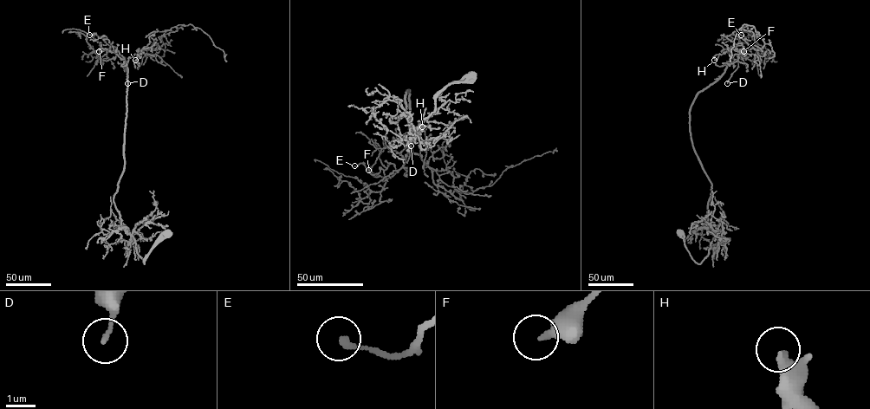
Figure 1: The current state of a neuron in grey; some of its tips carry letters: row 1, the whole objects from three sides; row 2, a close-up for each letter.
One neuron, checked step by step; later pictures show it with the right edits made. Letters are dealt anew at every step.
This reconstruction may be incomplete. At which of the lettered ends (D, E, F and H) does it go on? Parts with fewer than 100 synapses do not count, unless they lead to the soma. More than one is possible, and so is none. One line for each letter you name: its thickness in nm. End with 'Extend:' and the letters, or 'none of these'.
Extend: none of these

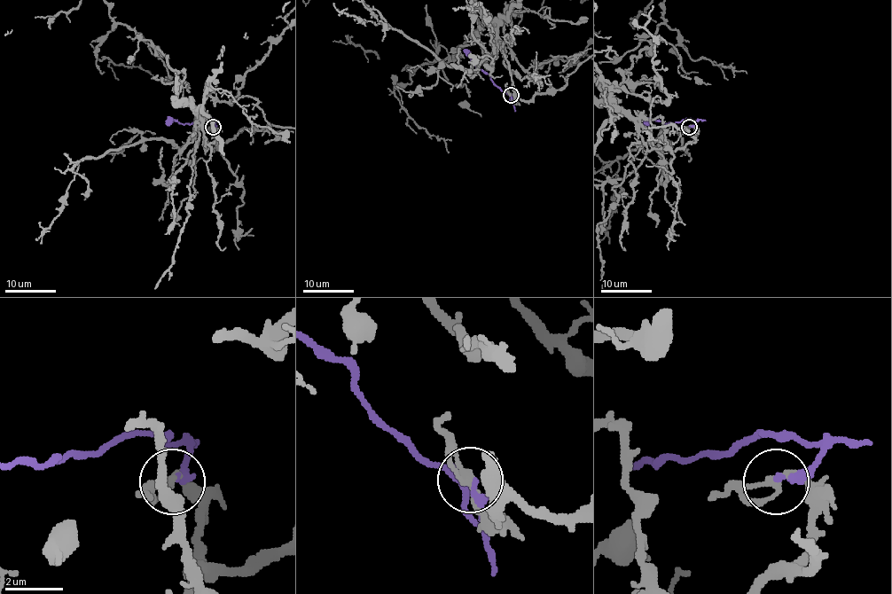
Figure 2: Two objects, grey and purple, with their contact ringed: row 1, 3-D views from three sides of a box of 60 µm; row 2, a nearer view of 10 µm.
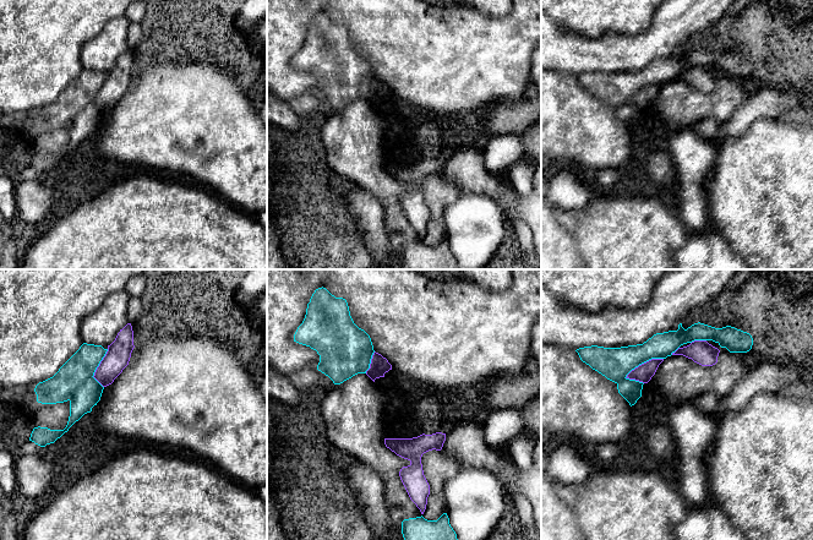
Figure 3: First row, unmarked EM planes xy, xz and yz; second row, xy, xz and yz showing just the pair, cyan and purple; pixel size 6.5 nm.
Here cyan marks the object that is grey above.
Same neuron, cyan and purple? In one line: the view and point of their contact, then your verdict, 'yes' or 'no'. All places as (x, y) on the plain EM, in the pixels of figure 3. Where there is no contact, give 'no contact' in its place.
contact yz (643, 88); no

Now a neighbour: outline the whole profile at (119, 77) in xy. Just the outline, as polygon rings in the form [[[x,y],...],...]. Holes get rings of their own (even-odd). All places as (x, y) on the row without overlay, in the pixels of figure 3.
[[[127,49],[120,55],[115,66],[108,71],[108,77],[97,93],[93,103],[103,113],[111,110],[129,91],[133,73],[133,56],[131,49]]]

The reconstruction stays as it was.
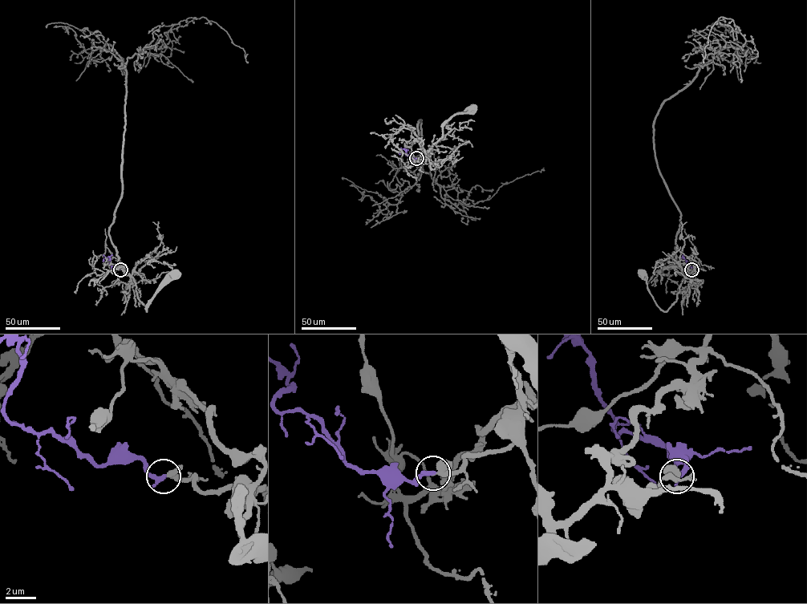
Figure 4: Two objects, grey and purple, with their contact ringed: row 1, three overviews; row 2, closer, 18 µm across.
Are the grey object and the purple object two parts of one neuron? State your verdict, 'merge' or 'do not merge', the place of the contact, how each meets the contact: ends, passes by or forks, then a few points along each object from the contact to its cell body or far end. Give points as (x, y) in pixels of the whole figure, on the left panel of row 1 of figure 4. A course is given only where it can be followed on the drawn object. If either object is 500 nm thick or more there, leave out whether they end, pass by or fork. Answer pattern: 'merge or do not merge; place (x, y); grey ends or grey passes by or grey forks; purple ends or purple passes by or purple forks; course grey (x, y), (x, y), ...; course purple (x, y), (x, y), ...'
merge; place (120, 269); grey passes by; purple ends; course grey (120, 269), (127, 270), (126, 273), (133, 279), (137, 298), (145, 306), (146, 311), (153, 296), (175, 272); course purple (120, 269), (109, 265), (109, 256), (103, 261)

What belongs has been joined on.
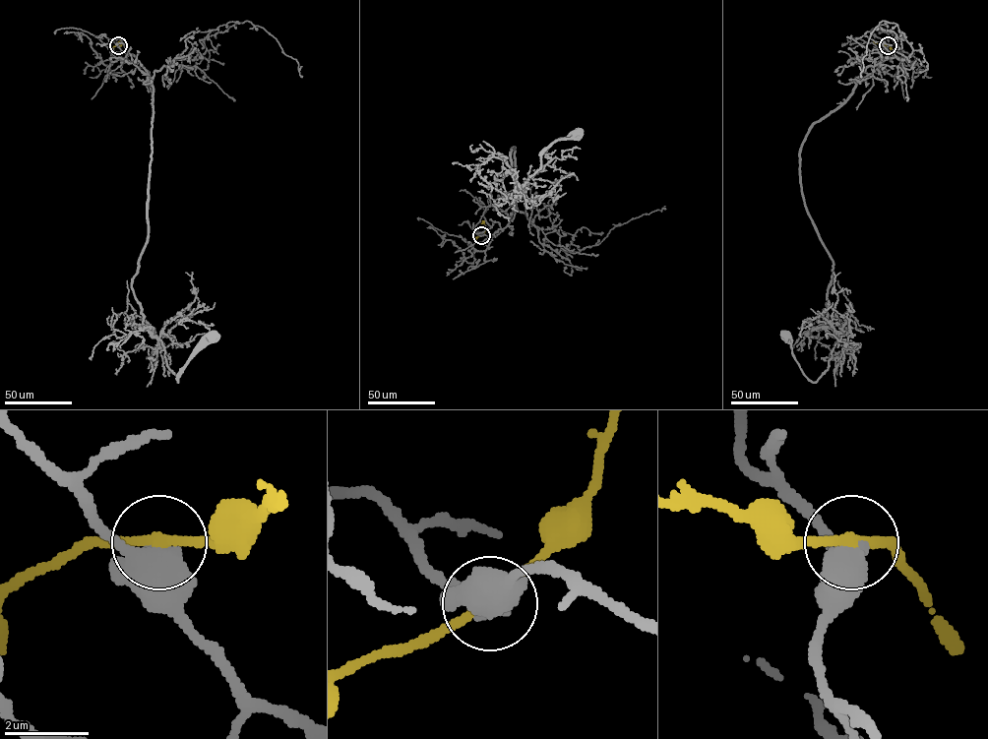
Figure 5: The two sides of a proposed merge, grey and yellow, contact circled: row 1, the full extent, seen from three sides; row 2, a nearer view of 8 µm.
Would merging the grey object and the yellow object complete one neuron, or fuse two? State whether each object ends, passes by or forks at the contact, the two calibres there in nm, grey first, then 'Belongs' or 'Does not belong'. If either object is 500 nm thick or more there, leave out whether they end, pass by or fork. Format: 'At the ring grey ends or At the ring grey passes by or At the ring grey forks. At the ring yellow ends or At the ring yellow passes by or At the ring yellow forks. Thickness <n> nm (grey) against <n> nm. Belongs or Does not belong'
At the ring grey forks. At the ring yellow passes by. Thickness 480 nm (grey) against 240 nm. Does not belong

